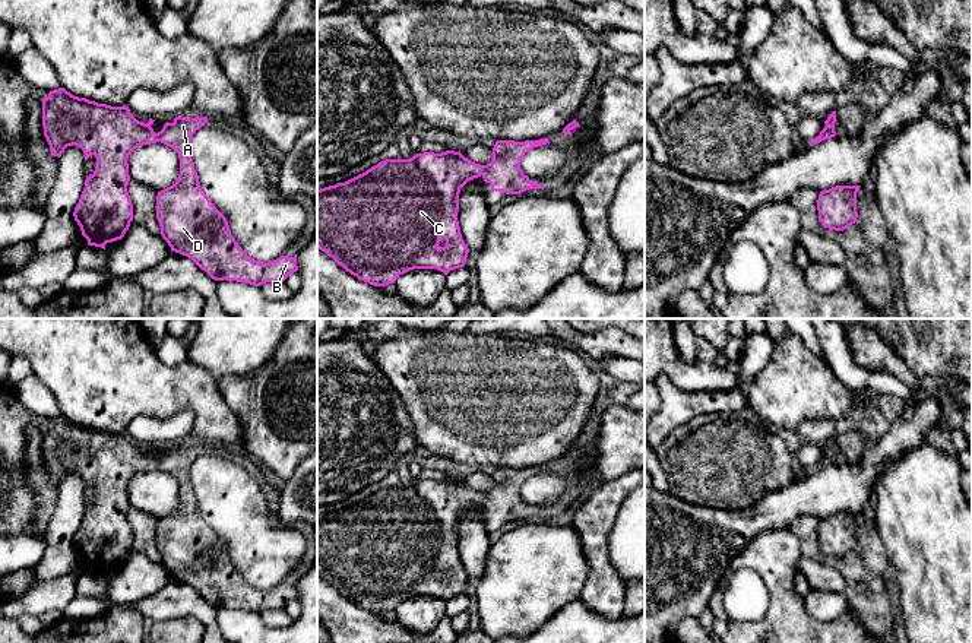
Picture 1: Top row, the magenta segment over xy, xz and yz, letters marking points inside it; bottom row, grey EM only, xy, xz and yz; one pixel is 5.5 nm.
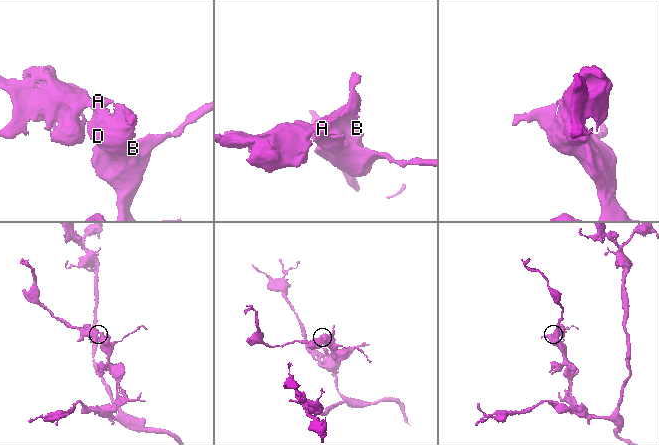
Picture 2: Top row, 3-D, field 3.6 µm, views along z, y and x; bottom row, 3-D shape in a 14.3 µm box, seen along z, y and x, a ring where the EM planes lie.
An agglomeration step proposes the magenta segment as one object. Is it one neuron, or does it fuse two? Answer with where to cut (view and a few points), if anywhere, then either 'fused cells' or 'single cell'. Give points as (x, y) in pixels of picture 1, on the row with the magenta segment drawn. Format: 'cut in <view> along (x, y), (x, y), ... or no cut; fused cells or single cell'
no cut; single cell

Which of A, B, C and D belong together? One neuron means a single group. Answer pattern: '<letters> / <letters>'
A B C D

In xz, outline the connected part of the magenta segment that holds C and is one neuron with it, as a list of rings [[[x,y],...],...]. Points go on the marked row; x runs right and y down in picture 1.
[[[497,140],[493,148],[493,161],[487,165],[475,164],[460,152],[424,152],[409,159],[386,159],[365,172],[335,186],[317,190],[317,247],[332,257],[346,272],[374,286],[395,284],[396,279],[414,269],[437,269],[447,275],[463,267],[469,253],[457,221],[459,193],[471,180],[482,177],[493,191],[520,194],[529,189],[542,189],[523,174],[520,162],[526,152],[550,143],[539,140]]]

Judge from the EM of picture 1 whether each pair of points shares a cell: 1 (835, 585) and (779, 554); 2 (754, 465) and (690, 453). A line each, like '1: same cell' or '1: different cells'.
1: different cells
2: same cell

